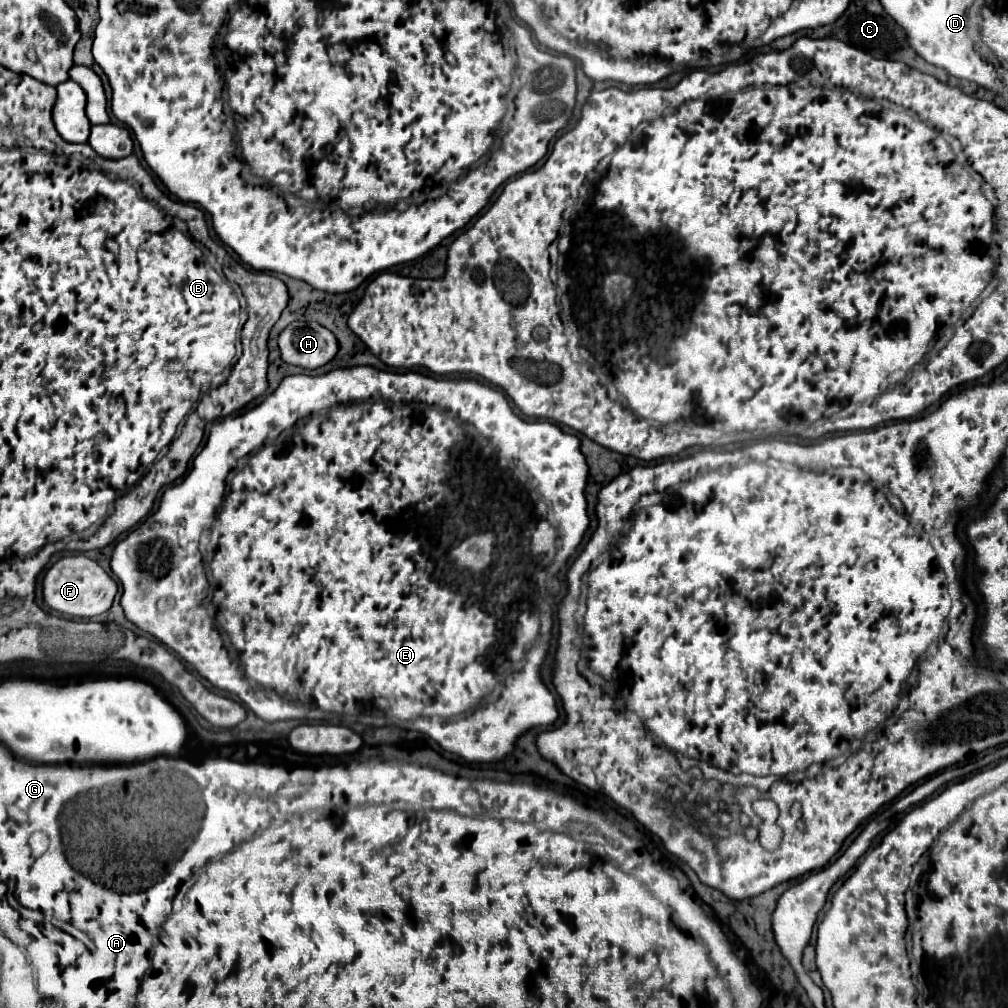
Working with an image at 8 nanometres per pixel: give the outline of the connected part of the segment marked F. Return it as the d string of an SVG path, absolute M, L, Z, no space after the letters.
M70 554L60 558L44 576L44 602L56 612L76 618L92 618L110 610L116 592L116 582L98 566L98 562L84 554Z

